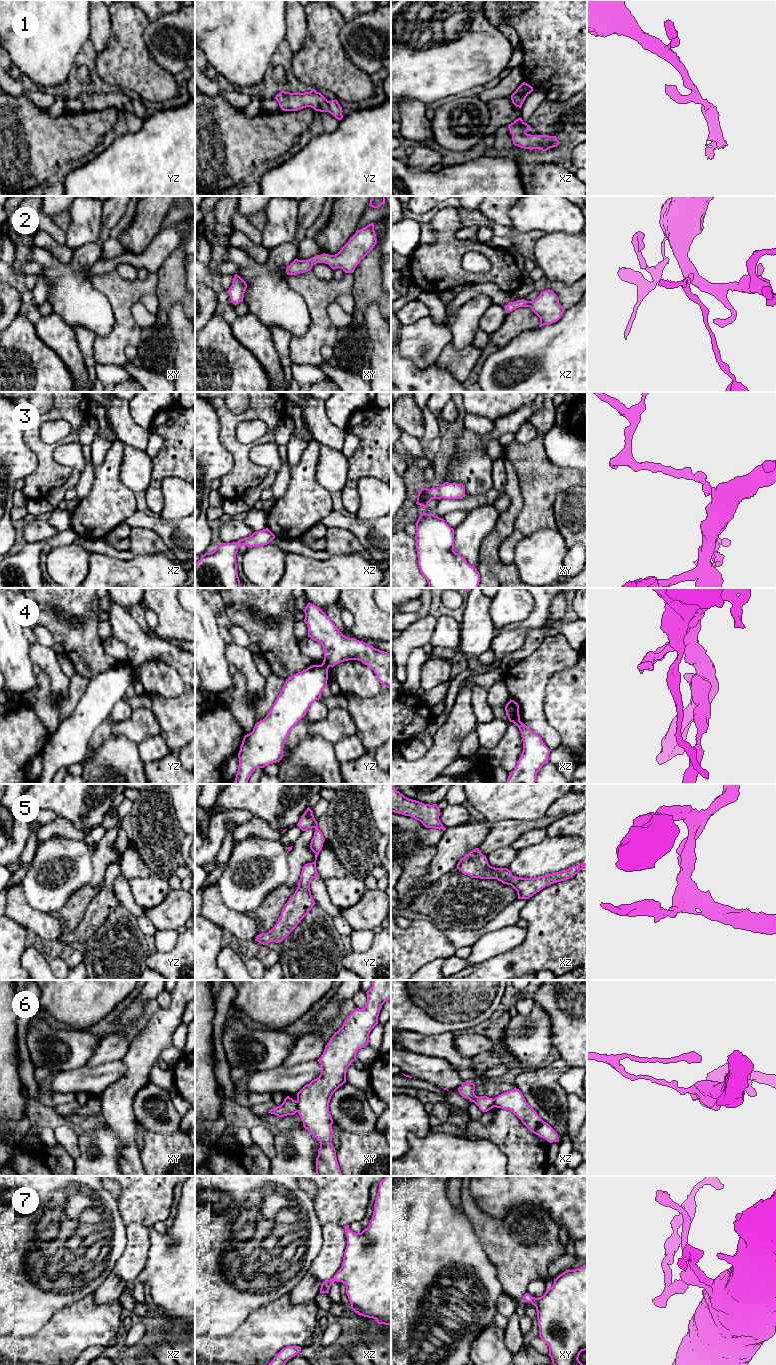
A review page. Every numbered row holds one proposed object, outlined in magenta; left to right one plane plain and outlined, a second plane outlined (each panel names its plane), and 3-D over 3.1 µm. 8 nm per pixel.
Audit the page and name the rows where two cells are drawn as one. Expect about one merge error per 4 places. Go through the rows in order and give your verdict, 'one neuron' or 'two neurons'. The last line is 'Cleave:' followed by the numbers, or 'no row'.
1: one neuron
2: one neuron
3: one neuron
4: two neurons
5: one neuron
6: two neurons
7: one neuron
Cleave: 4, 6

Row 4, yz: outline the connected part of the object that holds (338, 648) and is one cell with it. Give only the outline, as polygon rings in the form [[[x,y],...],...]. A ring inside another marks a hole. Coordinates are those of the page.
[[[310,602],[303,611],[308,637],[322,645],[325,651],[323,663],[327,667],[334,667],[348,660],[361,661],[374,671],[382,686],[391,690],[390,653],[343,635],[326,613]]]

